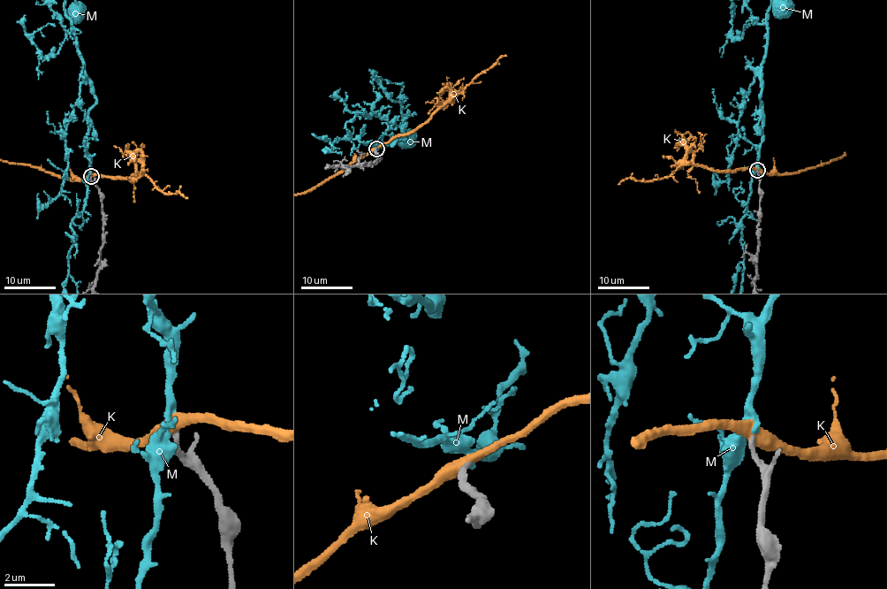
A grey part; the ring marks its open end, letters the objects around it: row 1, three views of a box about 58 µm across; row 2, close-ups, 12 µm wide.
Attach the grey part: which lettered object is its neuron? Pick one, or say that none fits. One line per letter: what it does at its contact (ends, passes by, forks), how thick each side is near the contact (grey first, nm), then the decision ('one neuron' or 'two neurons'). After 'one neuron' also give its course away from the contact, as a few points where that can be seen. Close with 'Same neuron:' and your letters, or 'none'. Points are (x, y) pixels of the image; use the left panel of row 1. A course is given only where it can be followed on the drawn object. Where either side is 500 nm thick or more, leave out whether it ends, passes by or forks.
K: it passes by | 200/480 nm | two neurons
M: it passes by | 170/200 nm | one neuron | via (90, 176), (86, 133), (88, 109), (96, 96), (65, 12), (64, 0)
Same neuron: M

